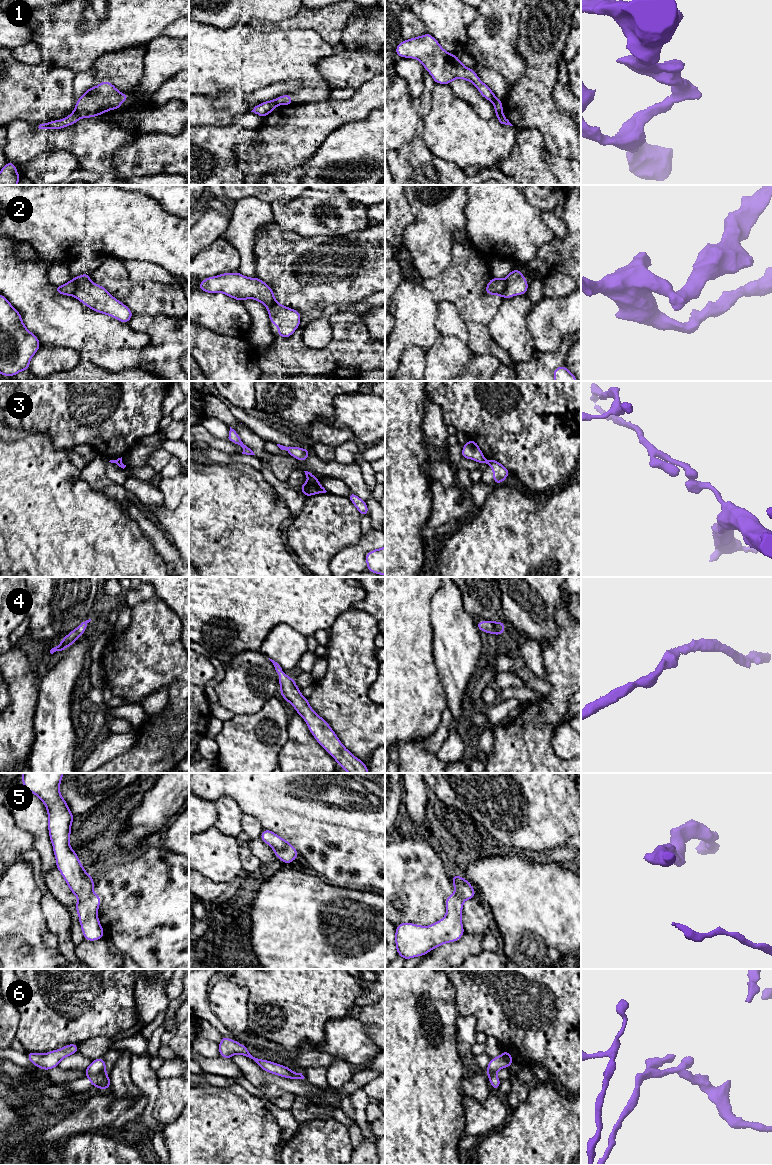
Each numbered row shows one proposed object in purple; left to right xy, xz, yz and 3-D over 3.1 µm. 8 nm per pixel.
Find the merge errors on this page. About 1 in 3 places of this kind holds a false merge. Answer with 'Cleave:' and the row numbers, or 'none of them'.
Cleave: 1, 2, 3, 6

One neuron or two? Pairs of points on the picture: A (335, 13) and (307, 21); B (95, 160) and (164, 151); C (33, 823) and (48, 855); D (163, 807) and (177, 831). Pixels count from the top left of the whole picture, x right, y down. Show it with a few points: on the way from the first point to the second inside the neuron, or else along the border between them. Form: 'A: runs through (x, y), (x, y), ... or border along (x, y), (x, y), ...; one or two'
A: runs through (328, 19), (314, 19); one
B: border along (131, 141), (114, 155), (114, 166), (123, 174); two
C: runs through (39, 831), (44, 847); one
D: border along (178, 813), (167, 824); two

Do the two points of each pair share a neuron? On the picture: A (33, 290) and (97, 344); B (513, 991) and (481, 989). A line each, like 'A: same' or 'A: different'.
A: same
B: same

